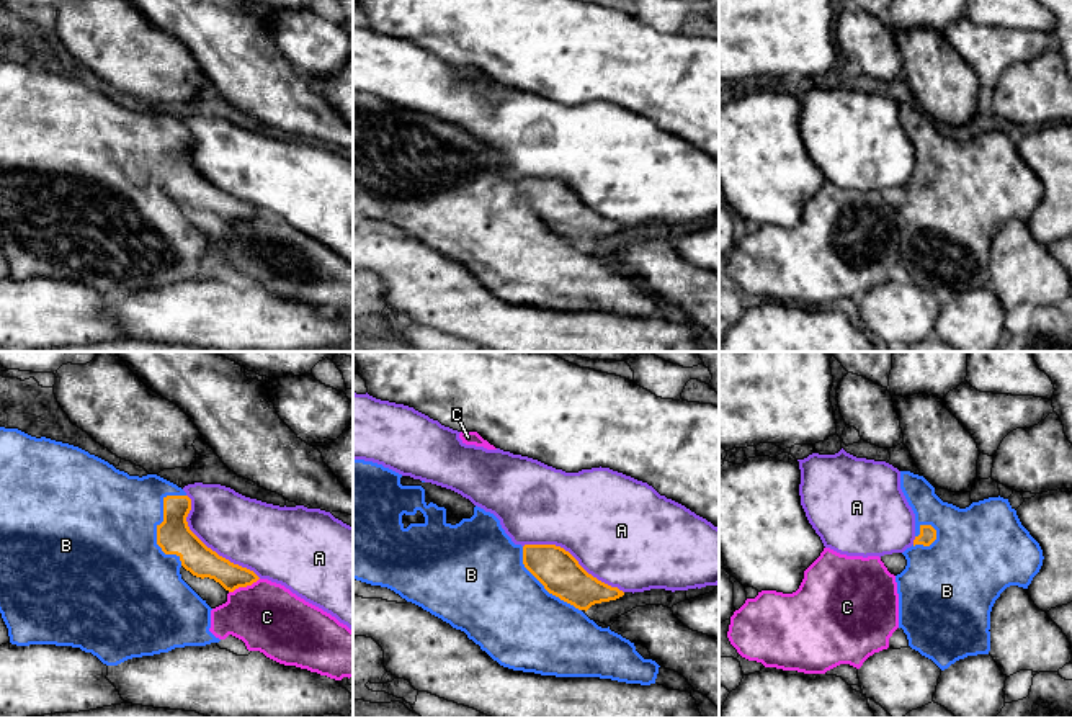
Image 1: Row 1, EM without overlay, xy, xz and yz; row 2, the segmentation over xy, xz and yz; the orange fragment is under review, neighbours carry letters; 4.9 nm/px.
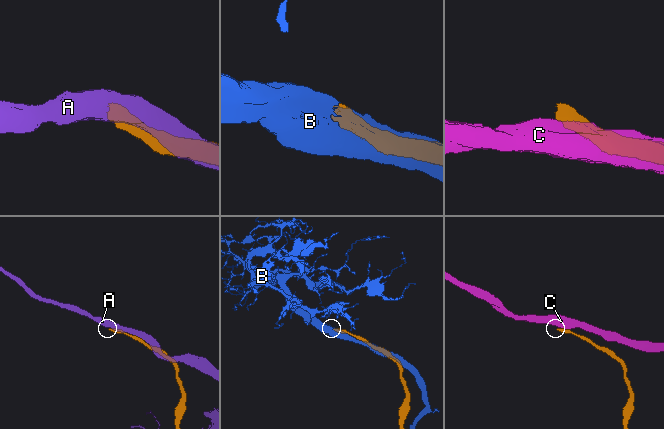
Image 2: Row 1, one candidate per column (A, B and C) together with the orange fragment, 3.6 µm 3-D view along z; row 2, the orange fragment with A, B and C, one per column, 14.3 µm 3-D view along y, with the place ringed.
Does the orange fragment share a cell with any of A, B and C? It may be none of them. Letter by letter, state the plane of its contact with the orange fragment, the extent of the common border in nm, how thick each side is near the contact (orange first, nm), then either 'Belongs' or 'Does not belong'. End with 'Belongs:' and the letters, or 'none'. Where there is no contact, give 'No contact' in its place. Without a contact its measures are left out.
A: Touches orange in xy. Shared border 550 nm. Thickness 170 nm (orange) against 340 nm. Does not belong
B: Touches orange in xy. Shared border 360 nm. Thickness 170 nm (orange) against 500 nm. Belongs
C: Touches orange in xy. Shared border 170 nm. Thickness 160 nm (orange) against 340 nm. Does not belong
Belongs: B

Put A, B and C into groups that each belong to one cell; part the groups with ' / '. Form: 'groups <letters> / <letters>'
groups A / B / C

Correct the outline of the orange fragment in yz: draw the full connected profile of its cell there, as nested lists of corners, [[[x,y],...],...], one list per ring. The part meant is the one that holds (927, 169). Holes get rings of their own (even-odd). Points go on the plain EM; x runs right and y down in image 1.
[[[900,105],[900,123],[915,147],[915,173],[902,186],[907,193],[905,203],[896,209],[899,262],[907,268],[909,280],[931,293],[941,304],[967,289],[989,288],[992,240],[1007,221],[1028,222],[1043,200],[1044,190],[1039,177],[1021,159],[1008,132],[1000,129],[959,142],[943,136],[923,110],[910,105]]]

